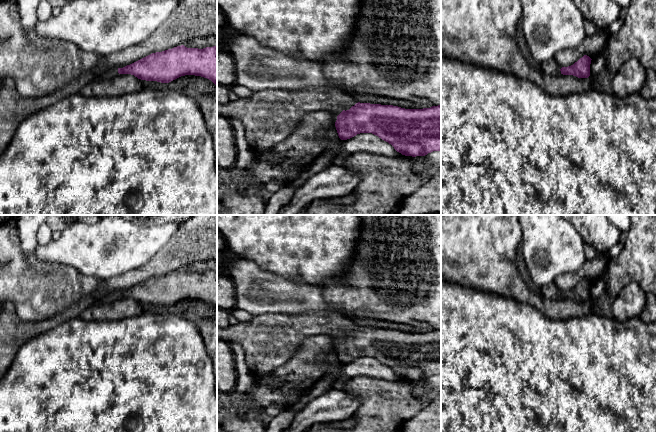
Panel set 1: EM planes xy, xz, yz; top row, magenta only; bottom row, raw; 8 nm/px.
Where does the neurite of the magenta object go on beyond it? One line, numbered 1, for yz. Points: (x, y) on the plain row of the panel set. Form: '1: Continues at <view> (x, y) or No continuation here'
1: Continues at yz (550, 291)

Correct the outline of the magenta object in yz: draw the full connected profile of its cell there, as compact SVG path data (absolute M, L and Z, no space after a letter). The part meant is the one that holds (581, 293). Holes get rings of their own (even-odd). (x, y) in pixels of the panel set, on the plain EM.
M584 279L573 289L568 291L560 291L557 285L552 282L541 288L541 294L548 300L573 299L578 302L588 302L590 300L591 282Z

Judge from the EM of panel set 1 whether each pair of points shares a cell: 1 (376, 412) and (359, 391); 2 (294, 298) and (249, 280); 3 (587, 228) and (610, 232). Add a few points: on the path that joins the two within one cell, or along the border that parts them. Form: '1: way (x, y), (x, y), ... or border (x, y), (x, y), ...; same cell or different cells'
1: way (375, 407), (364, 396); same cell
2: way (283, 295), (260, 291); same cell
3: way (593, 228), (598, 232), (604, 232); same cell

